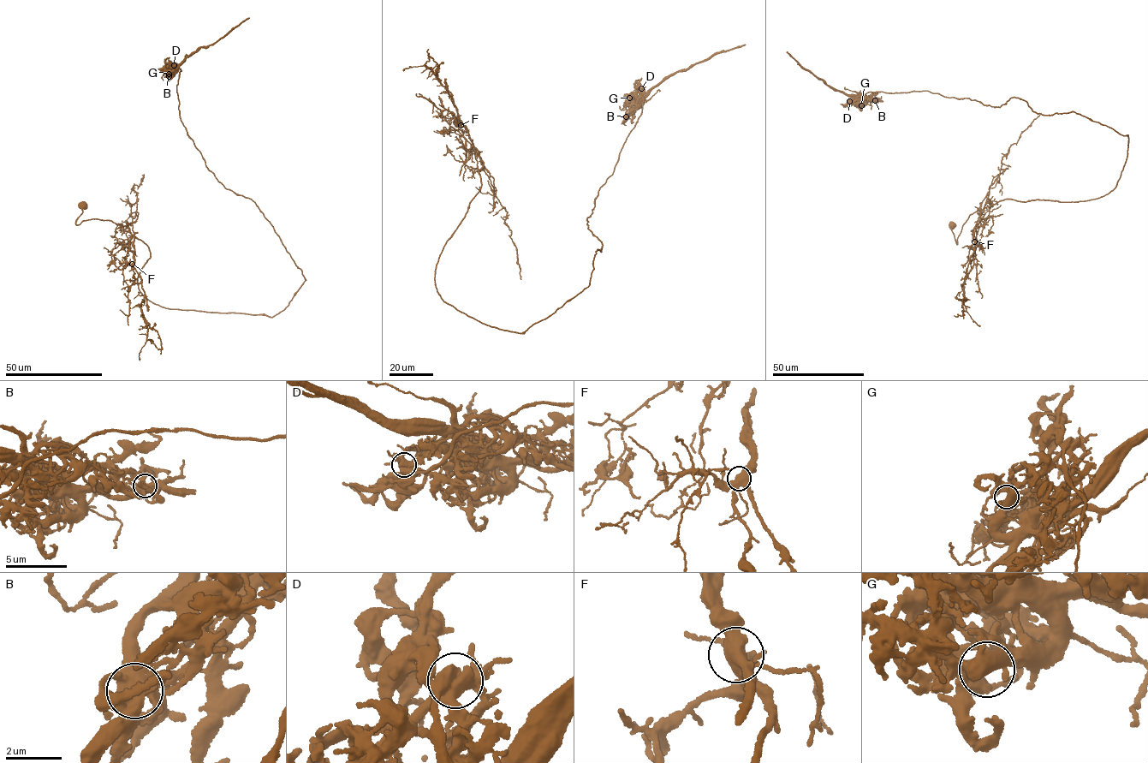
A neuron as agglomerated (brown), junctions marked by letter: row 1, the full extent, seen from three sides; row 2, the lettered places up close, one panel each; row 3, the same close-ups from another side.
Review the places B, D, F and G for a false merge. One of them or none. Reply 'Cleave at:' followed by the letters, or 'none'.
Cleave at: D

